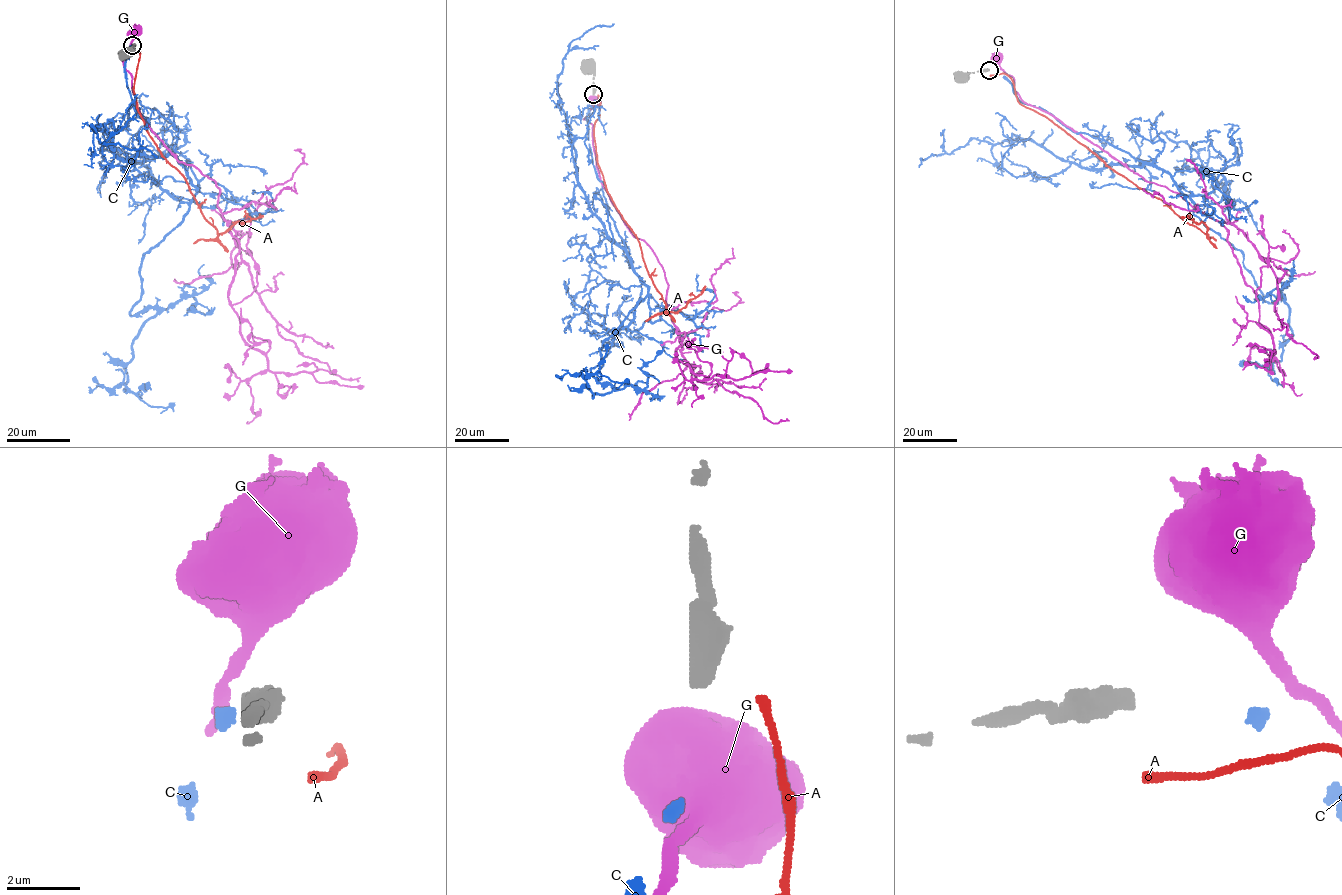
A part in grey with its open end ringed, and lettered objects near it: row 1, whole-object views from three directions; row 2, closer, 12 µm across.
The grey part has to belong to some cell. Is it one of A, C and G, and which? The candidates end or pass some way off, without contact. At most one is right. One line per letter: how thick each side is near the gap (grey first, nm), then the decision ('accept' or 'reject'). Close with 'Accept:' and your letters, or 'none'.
A: 500/240 nm | reject
C: 500/320 nm | accept
G: 500/750 nm | reject
Accept: C

